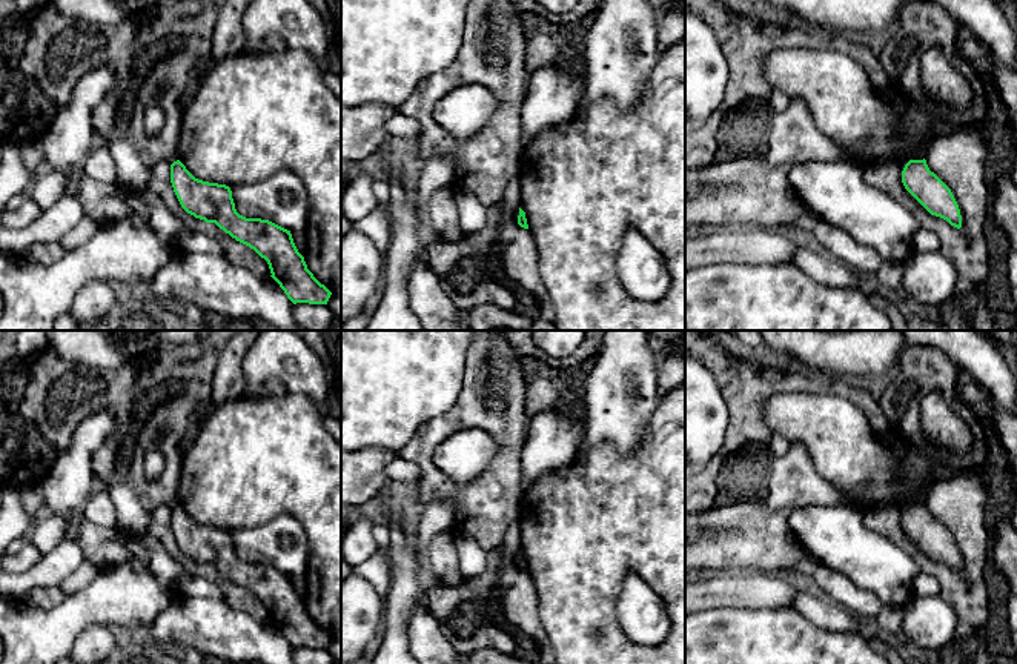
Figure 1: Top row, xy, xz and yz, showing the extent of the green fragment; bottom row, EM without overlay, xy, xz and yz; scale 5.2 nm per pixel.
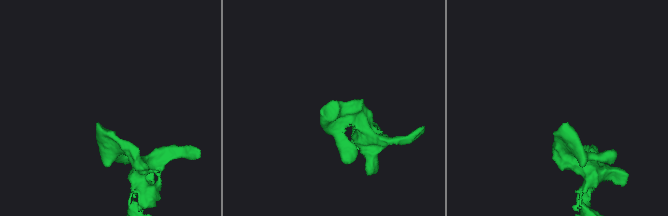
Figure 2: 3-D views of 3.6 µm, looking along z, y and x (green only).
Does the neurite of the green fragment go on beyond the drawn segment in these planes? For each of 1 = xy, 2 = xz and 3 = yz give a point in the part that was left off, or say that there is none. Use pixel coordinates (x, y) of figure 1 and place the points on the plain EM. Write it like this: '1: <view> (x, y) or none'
1: none
2: none
3: none

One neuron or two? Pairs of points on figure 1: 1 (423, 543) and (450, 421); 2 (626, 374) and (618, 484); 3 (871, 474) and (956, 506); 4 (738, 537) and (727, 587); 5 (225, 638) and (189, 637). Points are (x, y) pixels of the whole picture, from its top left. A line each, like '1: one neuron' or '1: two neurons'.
1: two neurons
2: two neurons
3: two neurons
4: two neurons
5: one neuron

